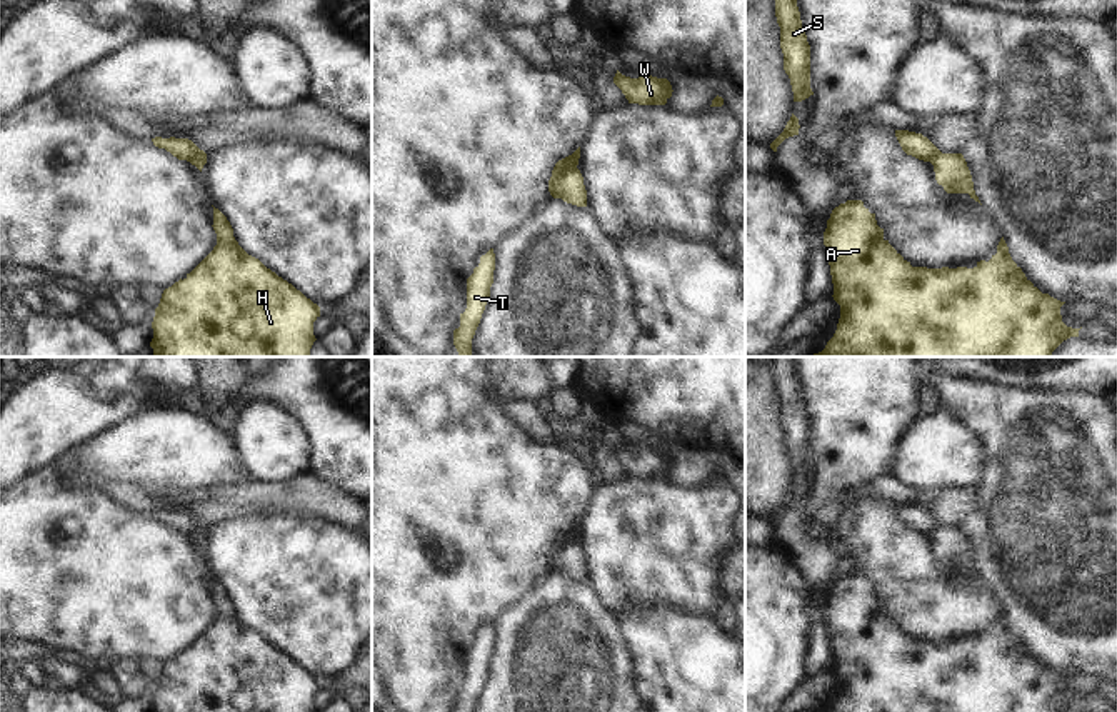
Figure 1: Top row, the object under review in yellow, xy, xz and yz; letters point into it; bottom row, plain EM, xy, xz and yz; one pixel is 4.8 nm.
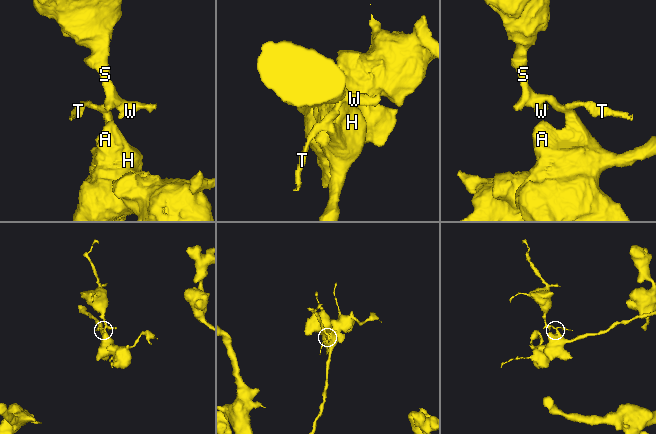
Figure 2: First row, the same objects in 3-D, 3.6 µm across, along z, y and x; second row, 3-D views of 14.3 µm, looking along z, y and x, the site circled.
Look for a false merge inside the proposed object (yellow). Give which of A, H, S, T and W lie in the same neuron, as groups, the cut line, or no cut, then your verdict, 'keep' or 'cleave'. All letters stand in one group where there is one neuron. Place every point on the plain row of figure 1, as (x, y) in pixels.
groups A H / S T W; cut xz (576, 539), (562, 547), (559, 571); cleave

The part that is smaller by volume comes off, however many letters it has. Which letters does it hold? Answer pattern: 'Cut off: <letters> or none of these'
Cut off: S, T, W

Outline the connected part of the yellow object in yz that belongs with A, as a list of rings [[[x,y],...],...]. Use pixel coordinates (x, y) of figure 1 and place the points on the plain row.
[[[862,574],[835,580],[827,594],[824,619],[840,692],[832,712],[1070,712],[1080,702],[1062,695],[1060,675],[1042,667],[1012,634],[1000,612],[997,627],[974,642],[912,640],[884,612],[875,587]]]

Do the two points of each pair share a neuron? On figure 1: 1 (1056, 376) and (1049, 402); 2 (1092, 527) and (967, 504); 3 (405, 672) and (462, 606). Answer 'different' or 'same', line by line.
1: different
2: different
3: same

